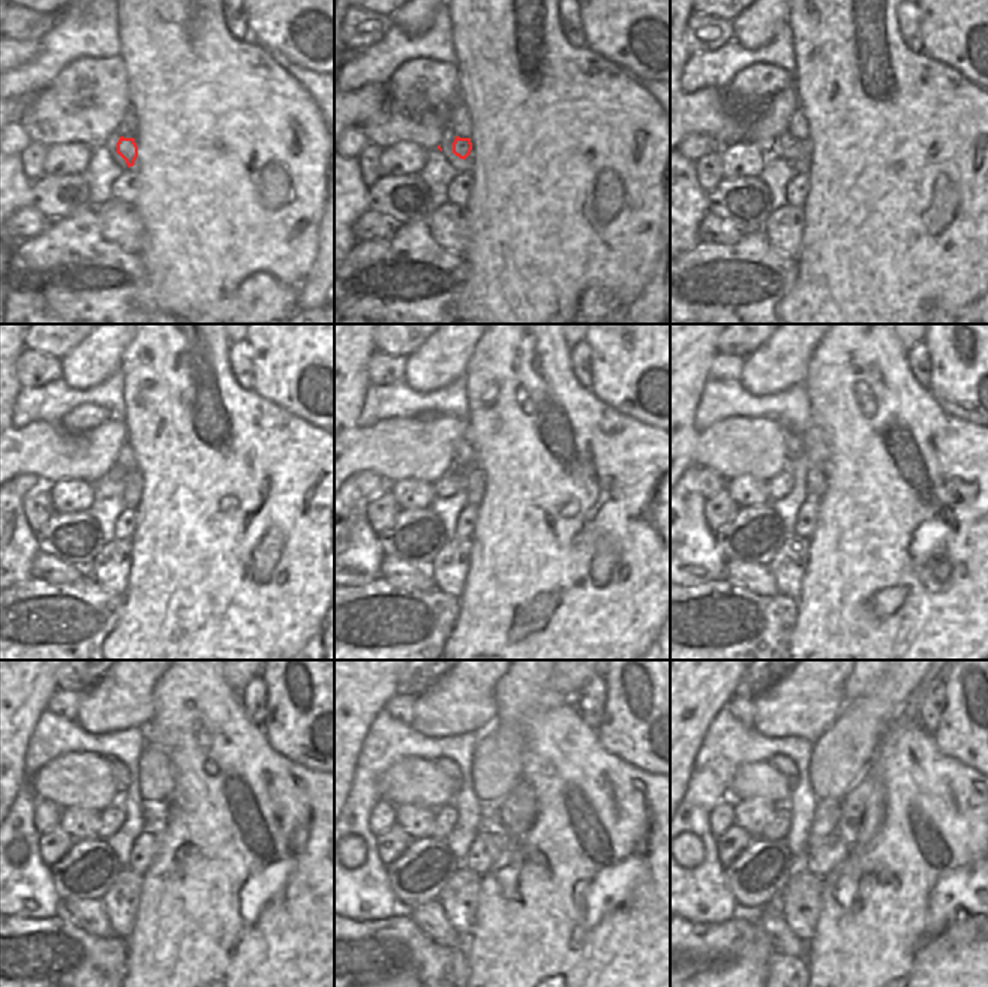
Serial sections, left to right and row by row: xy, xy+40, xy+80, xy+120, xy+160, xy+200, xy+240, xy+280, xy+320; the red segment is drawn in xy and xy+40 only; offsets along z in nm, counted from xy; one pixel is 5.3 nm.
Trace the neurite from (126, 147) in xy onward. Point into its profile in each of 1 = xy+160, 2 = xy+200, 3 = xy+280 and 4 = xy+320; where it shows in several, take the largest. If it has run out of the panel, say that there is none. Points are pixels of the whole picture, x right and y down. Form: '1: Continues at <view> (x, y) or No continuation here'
1: Continues at xy+160 (444, 488)
2: Continues at xy+200 (780, 486)
3: Continues at xy+280 (446, 816)
4: Continues at xy+320 (777, 830)

